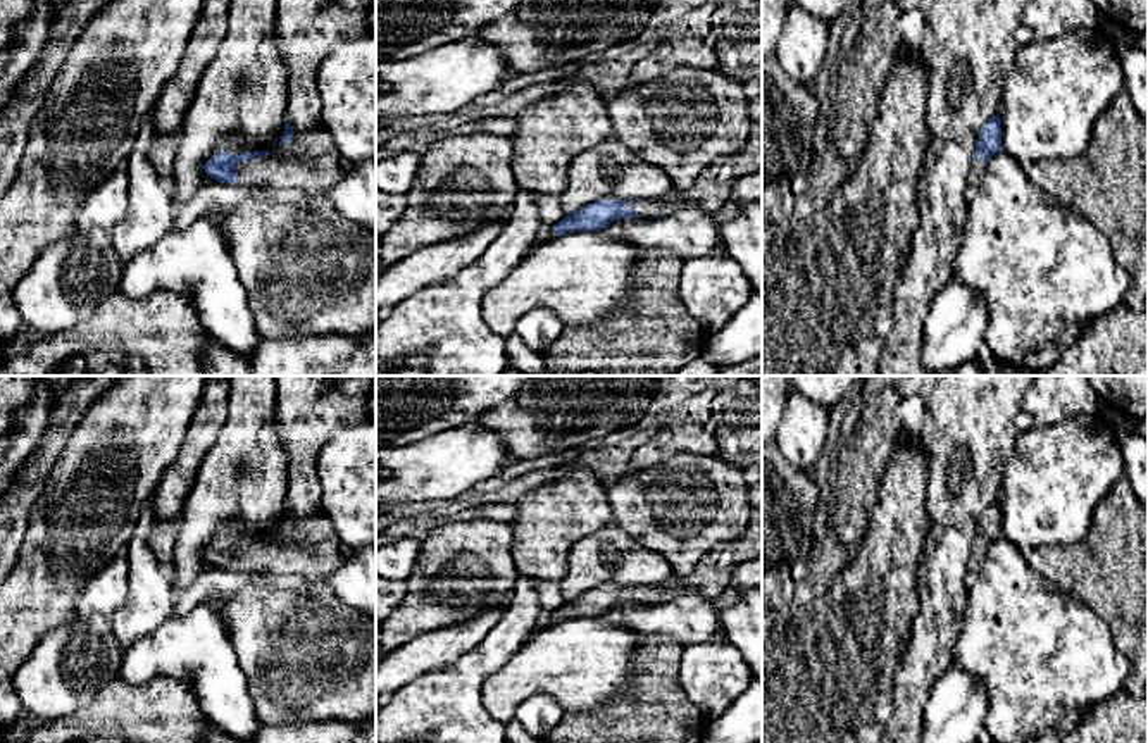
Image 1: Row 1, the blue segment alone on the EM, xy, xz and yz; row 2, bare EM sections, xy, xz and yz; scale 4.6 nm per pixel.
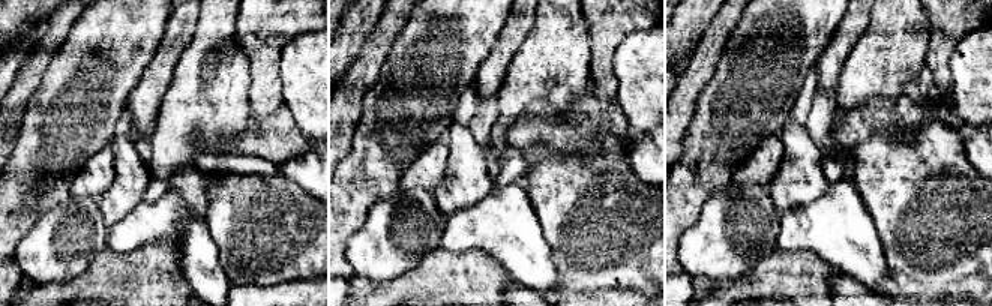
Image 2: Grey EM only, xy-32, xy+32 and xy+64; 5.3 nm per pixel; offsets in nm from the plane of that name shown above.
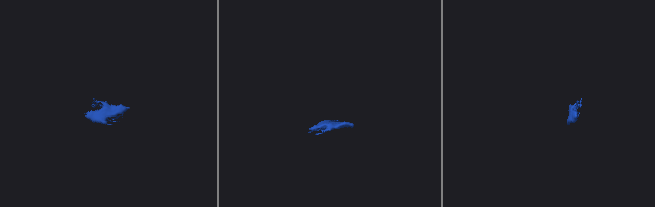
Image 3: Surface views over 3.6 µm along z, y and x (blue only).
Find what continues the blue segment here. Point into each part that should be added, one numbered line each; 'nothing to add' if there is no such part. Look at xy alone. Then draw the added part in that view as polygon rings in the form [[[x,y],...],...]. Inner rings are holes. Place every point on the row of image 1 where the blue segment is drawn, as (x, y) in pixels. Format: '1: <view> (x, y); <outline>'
1: xy (314, 164); [[[319,126],[305,140],[290,140],[286,147],[241,160],[236,178],[245,186],[298,188],[324,197],[346,172],[346,162],[331,134]]]

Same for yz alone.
1: yz (978, 166); [[[984,159],[972,160],[972,167],[970,167],[967,183],[977,186],[981,178],[983,178],[984,167],[986,167],[986,160]]]

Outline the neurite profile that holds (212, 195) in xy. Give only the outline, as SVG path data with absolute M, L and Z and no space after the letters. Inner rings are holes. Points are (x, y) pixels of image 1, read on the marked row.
M205 183L190 200L178 205L169 233L190 228L212 209L228 209L243 198L262 198L278 203L309 205L305 191L298 188L245 186L233 183Z

